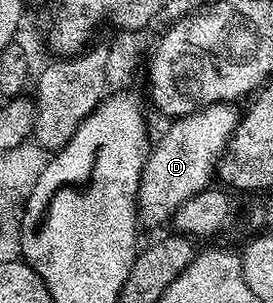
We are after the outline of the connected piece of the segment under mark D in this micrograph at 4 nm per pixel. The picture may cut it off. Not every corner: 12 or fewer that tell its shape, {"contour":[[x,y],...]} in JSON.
{"contour":[[230,102],[173,119],[151,145],[138,220],[167,225],[213,183],[241,117]]}

